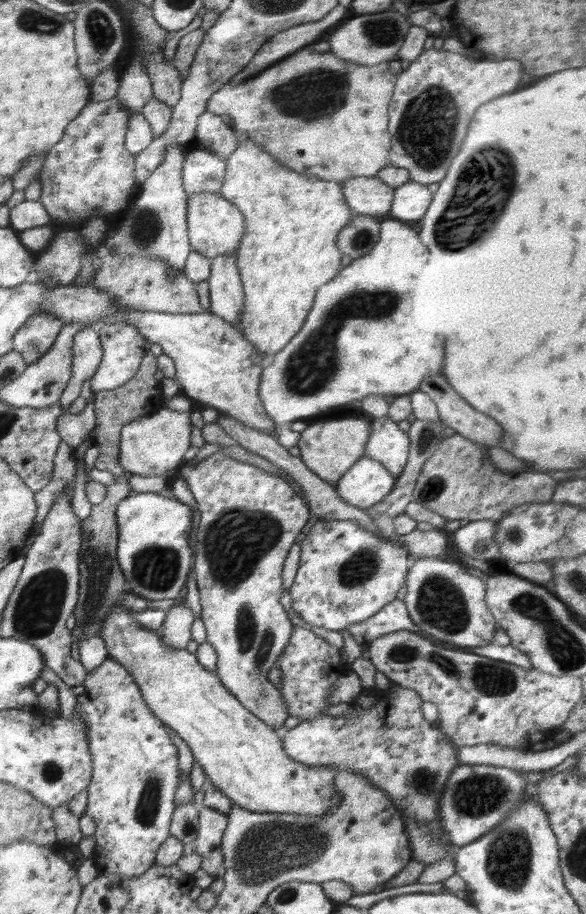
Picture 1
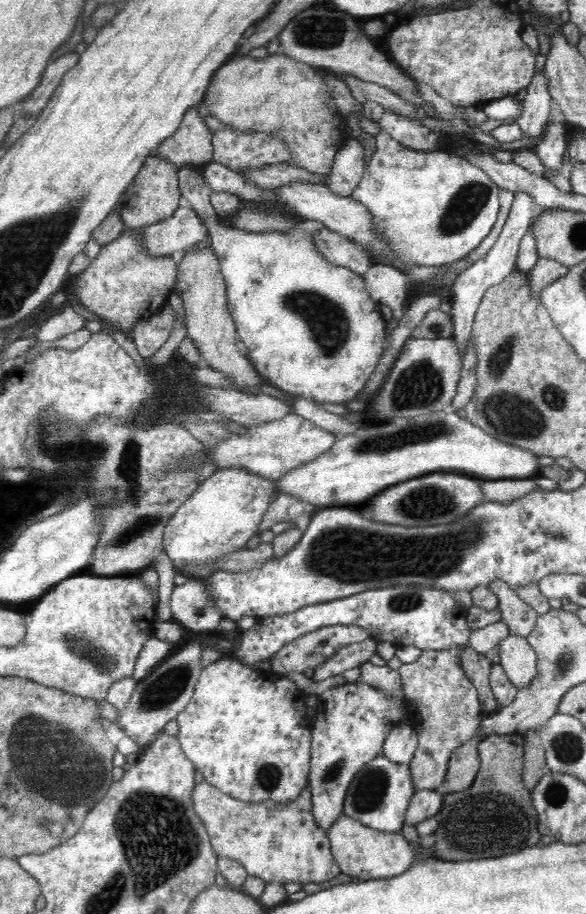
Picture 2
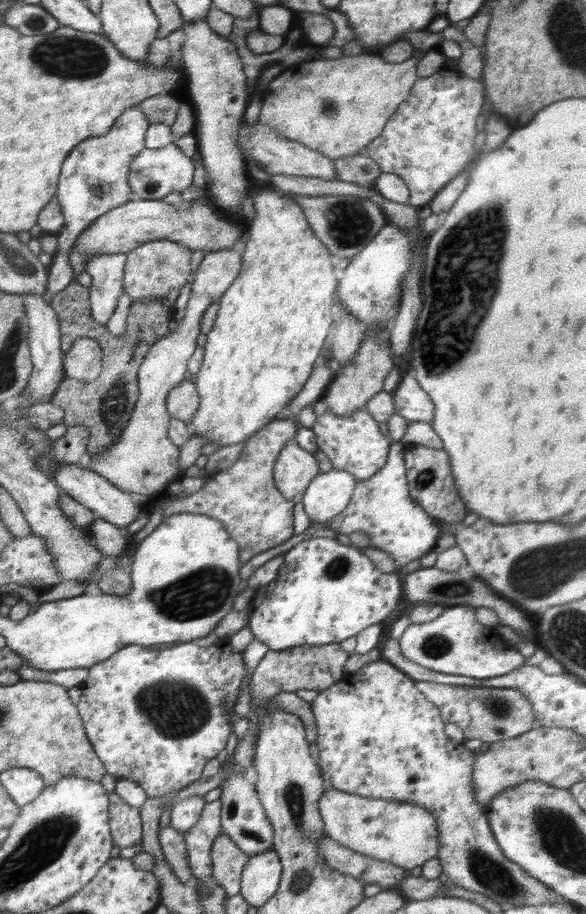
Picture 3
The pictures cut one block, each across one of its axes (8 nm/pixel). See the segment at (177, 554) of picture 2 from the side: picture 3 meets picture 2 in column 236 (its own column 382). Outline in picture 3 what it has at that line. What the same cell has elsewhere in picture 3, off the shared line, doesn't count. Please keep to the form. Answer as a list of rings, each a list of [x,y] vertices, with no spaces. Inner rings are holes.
[[[400,441],[392,443],[385,465],[374,476],[357,481],[346,509],[328,522],[338,534],[362,531],[371,536],[371,547],[388,552],[396,569],[430,553],[439,537],[438,524],[409,496],[402,446]]]

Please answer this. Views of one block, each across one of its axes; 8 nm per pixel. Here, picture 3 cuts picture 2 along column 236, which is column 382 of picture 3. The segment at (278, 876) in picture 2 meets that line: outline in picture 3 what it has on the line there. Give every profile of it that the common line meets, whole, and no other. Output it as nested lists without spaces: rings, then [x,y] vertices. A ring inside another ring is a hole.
[[[328,789],[318,801],[323,830],[328,837],[354,852],[391,862],[406,870],[422,866],[438,854],[437,820],[431,810],[414,802],[364,798]]]

